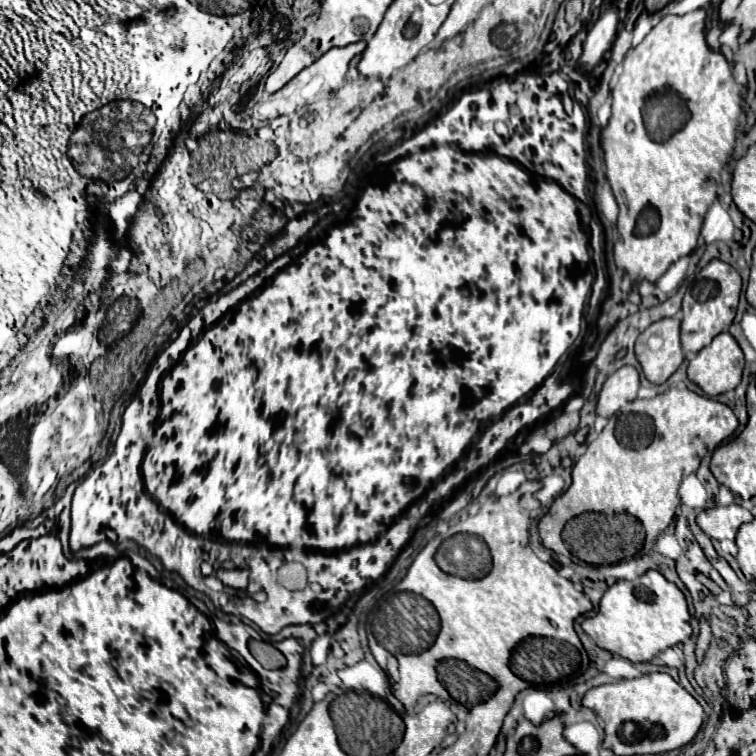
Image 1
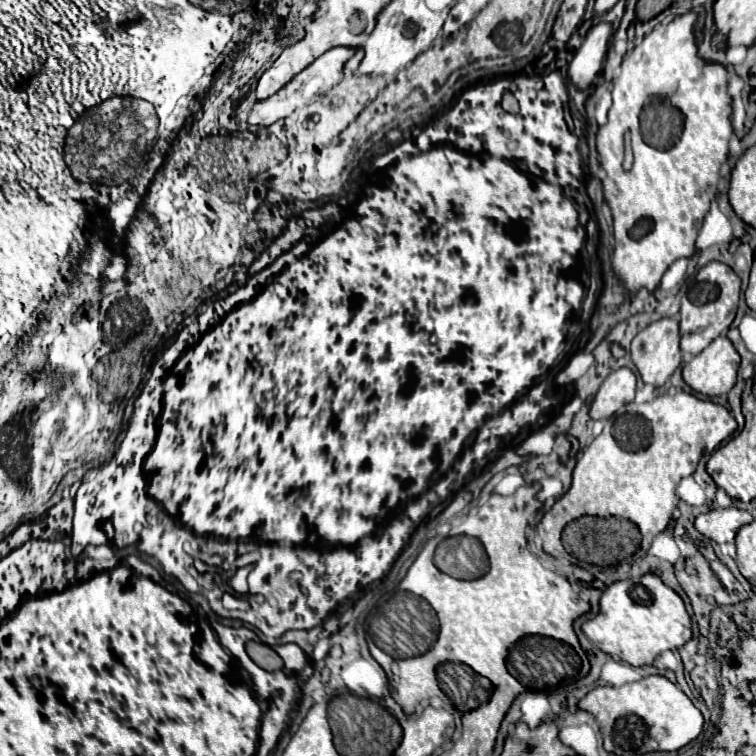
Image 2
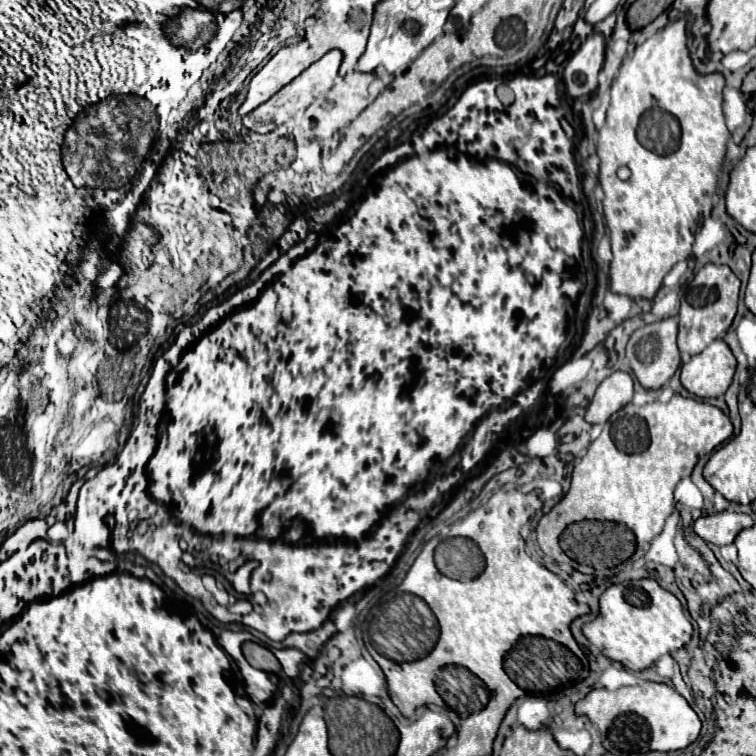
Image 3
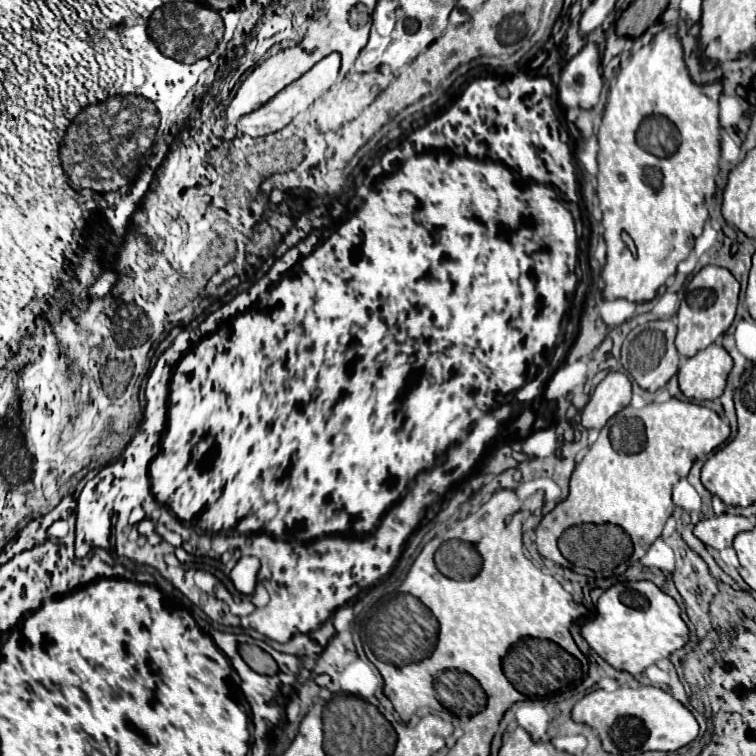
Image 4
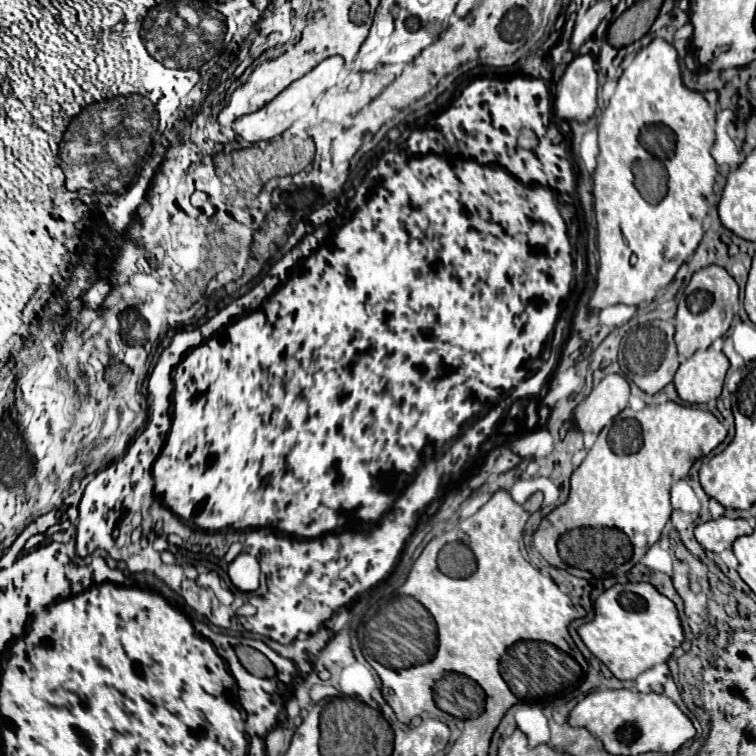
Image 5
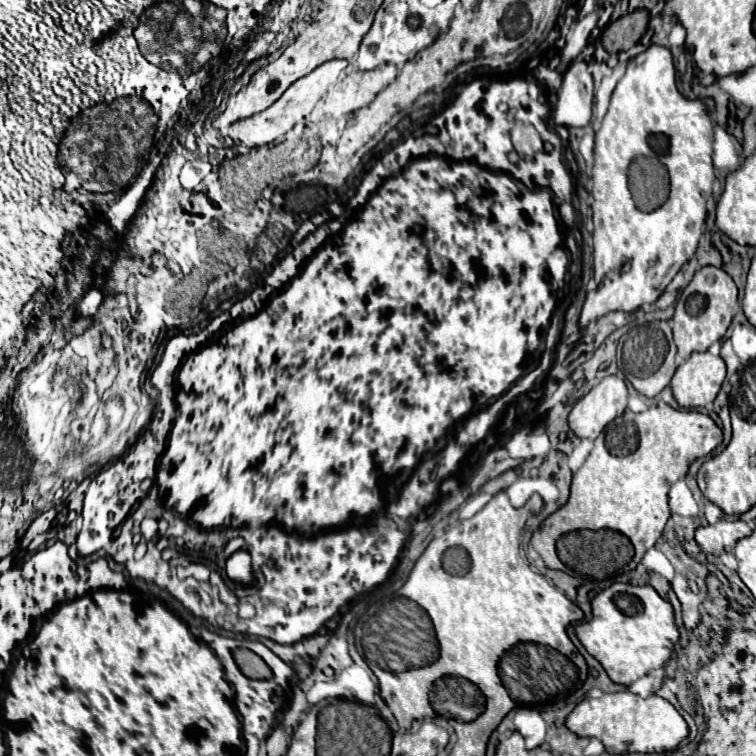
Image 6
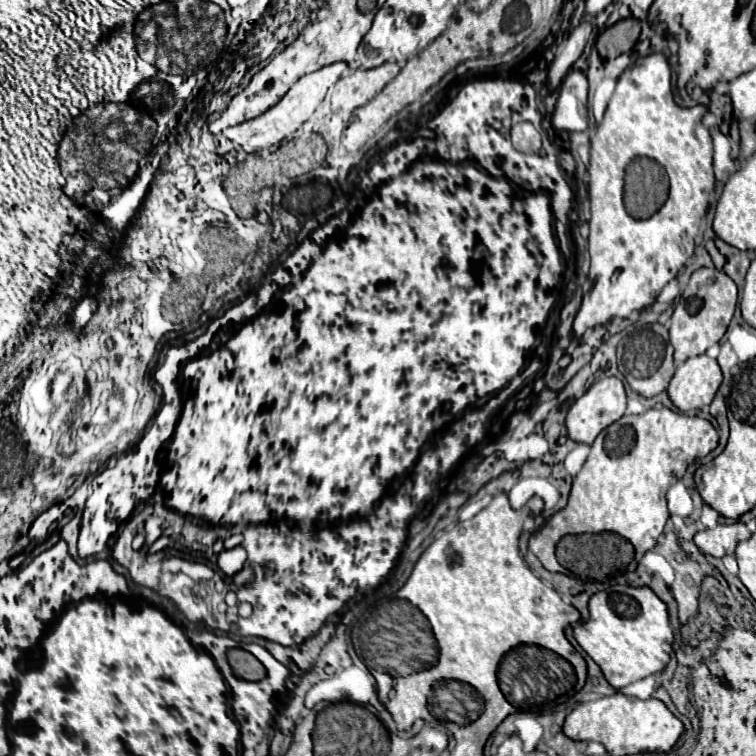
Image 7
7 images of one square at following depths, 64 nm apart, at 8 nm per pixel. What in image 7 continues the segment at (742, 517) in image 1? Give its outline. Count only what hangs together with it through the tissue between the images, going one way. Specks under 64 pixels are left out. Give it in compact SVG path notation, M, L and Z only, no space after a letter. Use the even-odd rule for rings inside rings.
M732 522L732 524L718 524L716 528L706 528L702 532L696 532L694 542L706 556L722 558L726 554L734 554L736 544L748 538L750 538L750 530L746 528L746 524Z

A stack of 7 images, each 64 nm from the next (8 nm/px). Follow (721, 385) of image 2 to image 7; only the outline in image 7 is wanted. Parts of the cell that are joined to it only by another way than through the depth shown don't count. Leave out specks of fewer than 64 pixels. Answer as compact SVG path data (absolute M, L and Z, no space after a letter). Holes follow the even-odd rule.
M700 354L688 358L676 368L676 374L668 386L668 396L682 412L700 410L714 400L720 384L722 370L718 362L706 354Z

